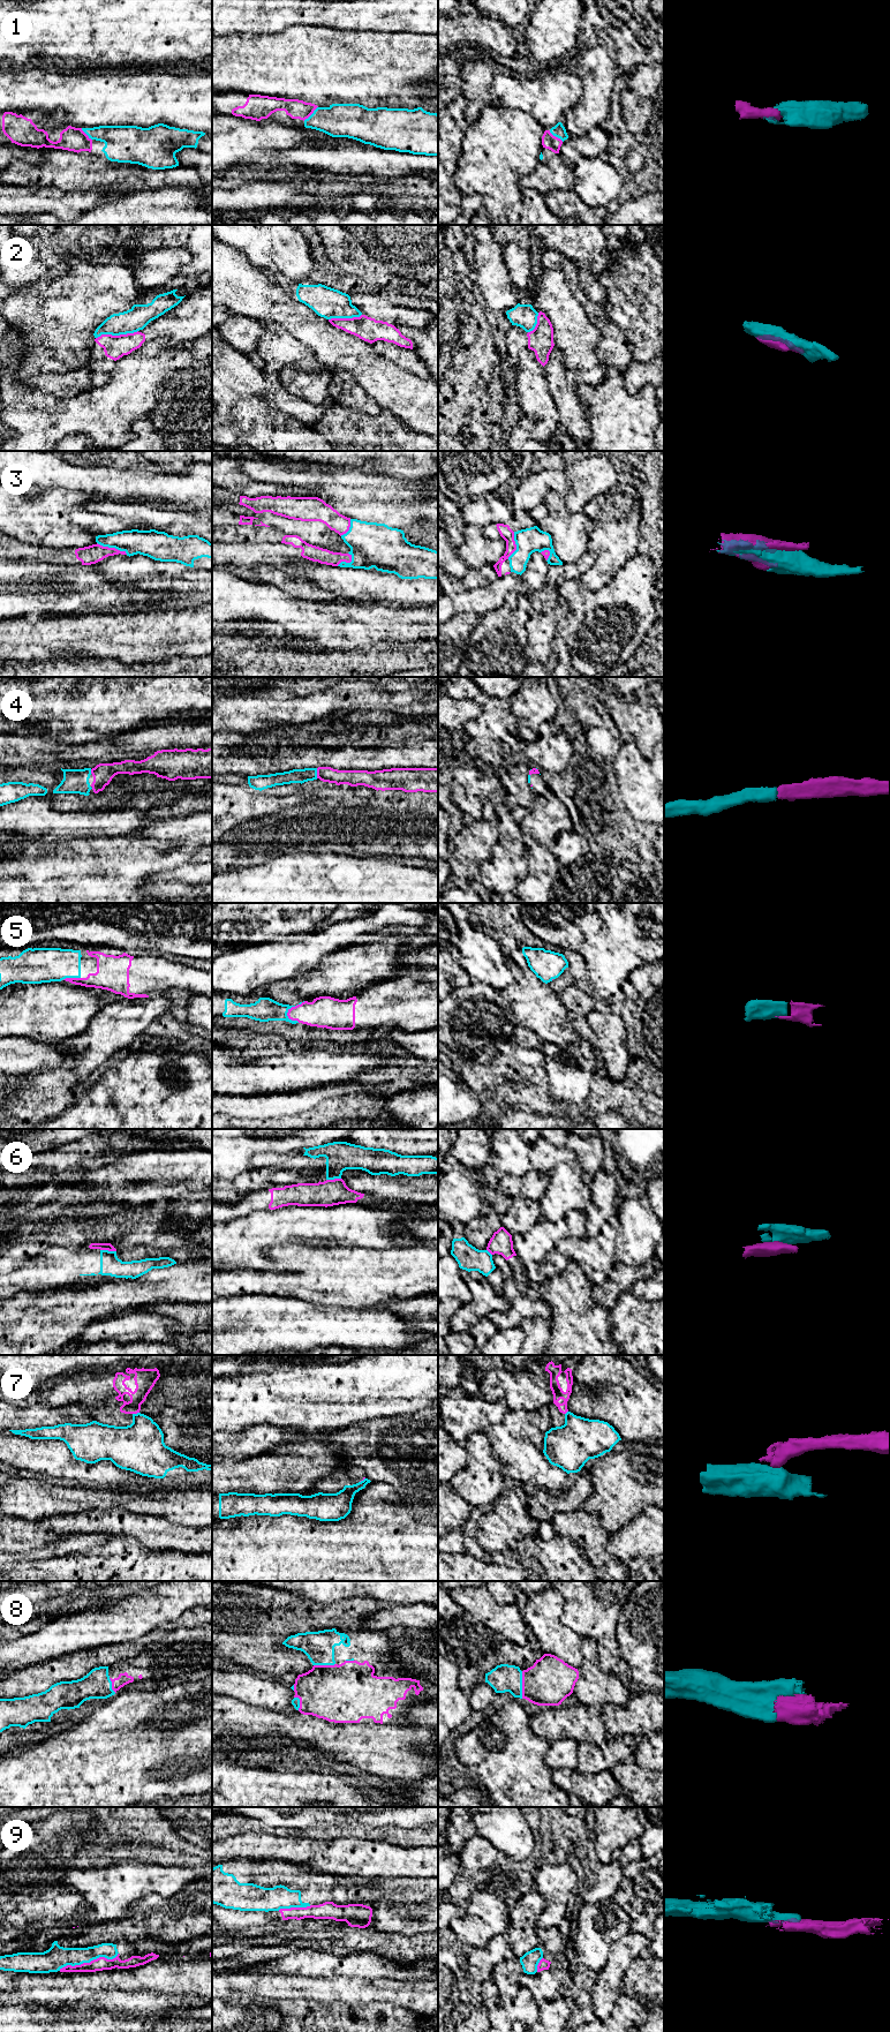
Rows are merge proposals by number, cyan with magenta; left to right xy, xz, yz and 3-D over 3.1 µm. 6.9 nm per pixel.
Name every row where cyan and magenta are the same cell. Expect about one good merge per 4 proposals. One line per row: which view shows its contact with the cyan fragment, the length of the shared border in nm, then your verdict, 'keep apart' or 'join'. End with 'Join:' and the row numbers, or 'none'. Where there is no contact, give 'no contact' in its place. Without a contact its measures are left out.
1: xz | 140 nm | join
2: xy | 300 nm | keep apart
3: xy | 240 nm | join
4: xz | 70 nm | join
5: xz | 170 nm | join
6: xy | 110 nm | keep apart
7: xy | 50 nm | keep apart
8: yz | 190 nm | join
9: xy | 440 nm | keep apart
Join: 1, 3, 4, 5, 8

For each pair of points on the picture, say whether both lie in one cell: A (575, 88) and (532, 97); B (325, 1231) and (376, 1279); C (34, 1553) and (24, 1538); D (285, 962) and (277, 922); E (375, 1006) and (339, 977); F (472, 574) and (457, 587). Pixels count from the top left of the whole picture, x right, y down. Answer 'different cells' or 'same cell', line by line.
A: same cell
B: different cells
C: different cells
D: different cells
E: different cells
F: same cell

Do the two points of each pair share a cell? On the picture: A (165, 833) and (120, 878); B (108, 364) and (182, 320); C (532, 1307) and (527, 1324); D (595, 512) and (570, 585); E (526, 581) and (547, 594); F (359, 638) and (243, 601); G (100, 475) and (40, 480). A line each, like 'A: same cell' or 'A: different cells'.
A: different cells
B: same cell
C: different cells
D: different cells
E: different cells
F: same cell
G: same cell

